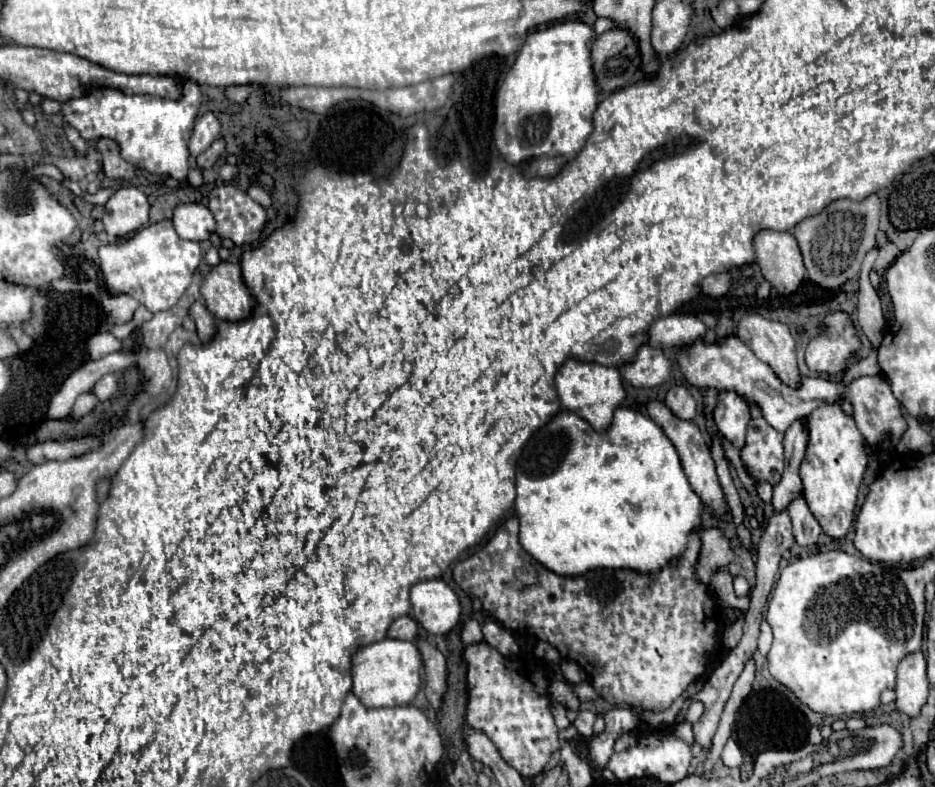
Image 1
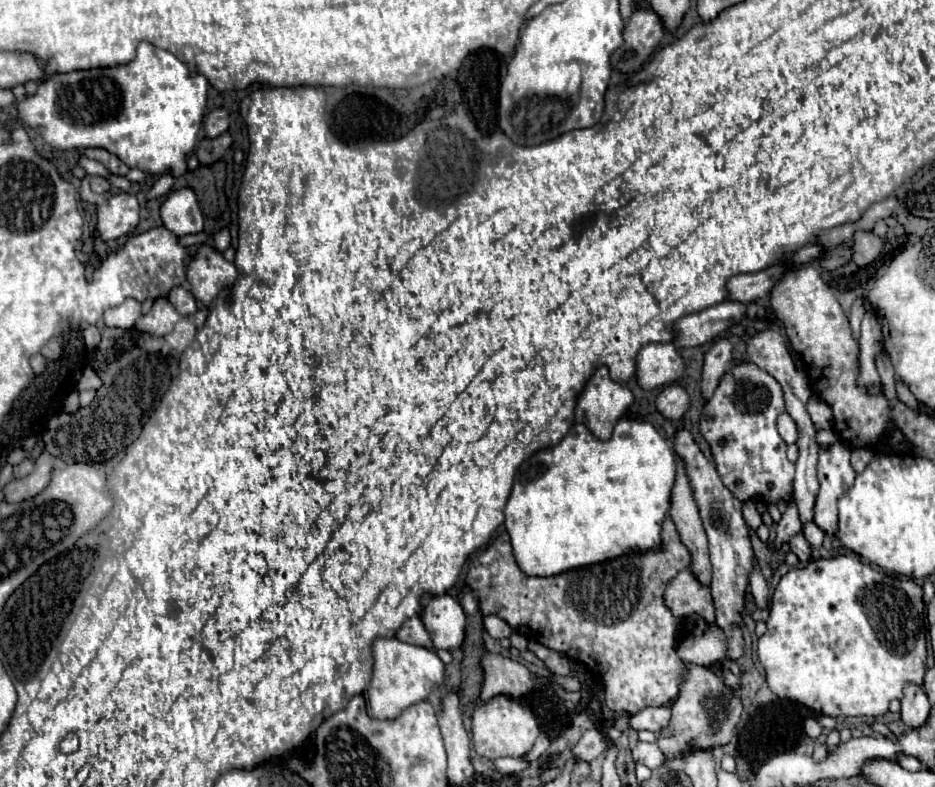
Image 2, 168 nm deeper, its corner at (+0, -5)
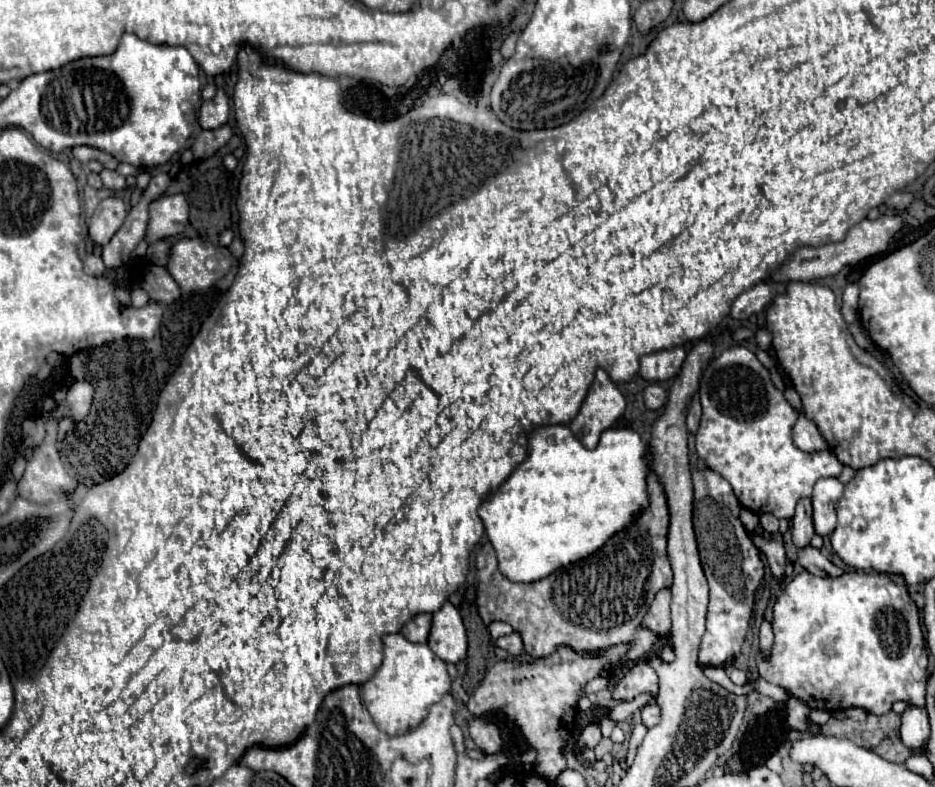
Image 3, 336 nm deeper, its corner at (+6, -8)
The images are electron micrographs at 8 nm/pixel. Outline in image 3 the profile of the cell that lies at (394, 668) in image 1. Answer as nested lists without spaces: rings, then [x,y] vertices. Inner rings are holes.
[[[386,634],[382,640],[384,660],[380,670],[362,686],[362,702],[382,732],[398,736],[414,730],[414,726],[426,718],[430,706],[448,694],[450,676],[446,662],[442,662],[428,644],[414,644],[402,634]]]

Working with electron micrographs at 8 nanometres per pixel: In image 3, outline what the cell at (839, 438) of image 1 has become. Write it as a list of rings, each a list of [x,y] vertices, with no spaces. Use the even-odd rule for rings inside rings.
[[[822,478],[814,484],[812,506],[814,506],[814,528],[816,534],[828,536],[836,526],[836,504],[842,496],[842,482],[836,478]]]

